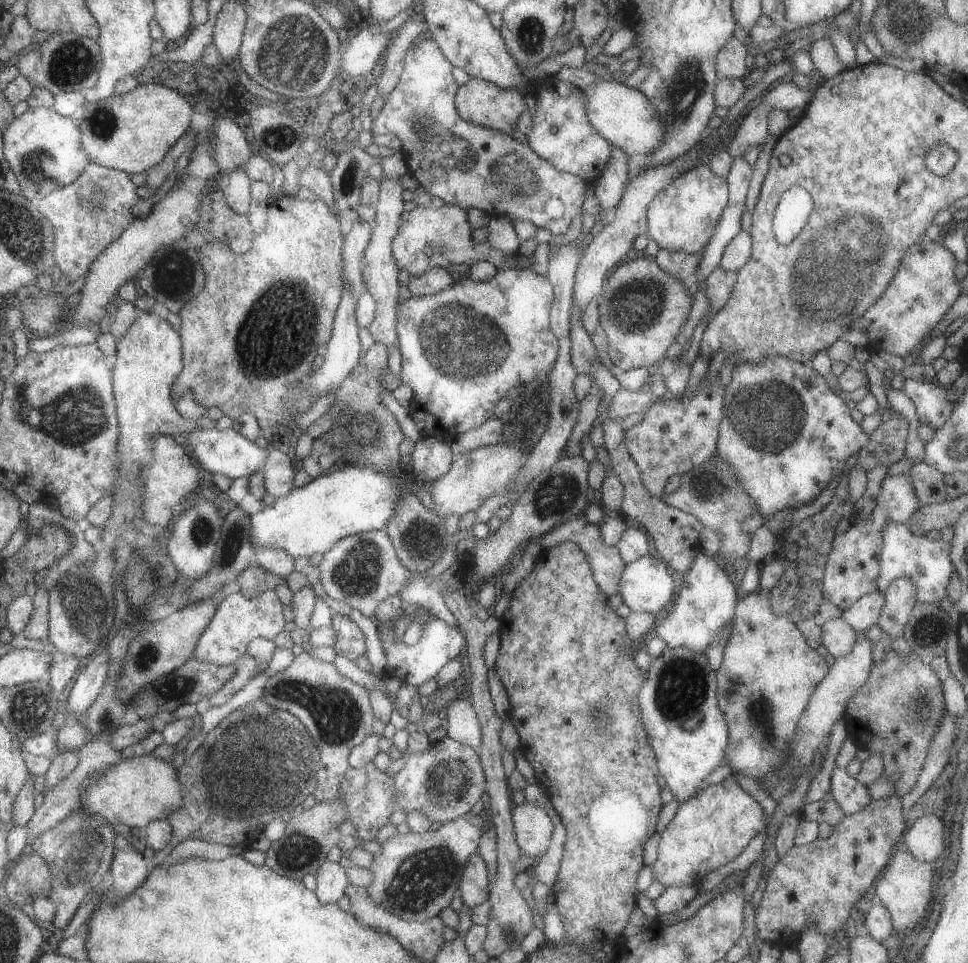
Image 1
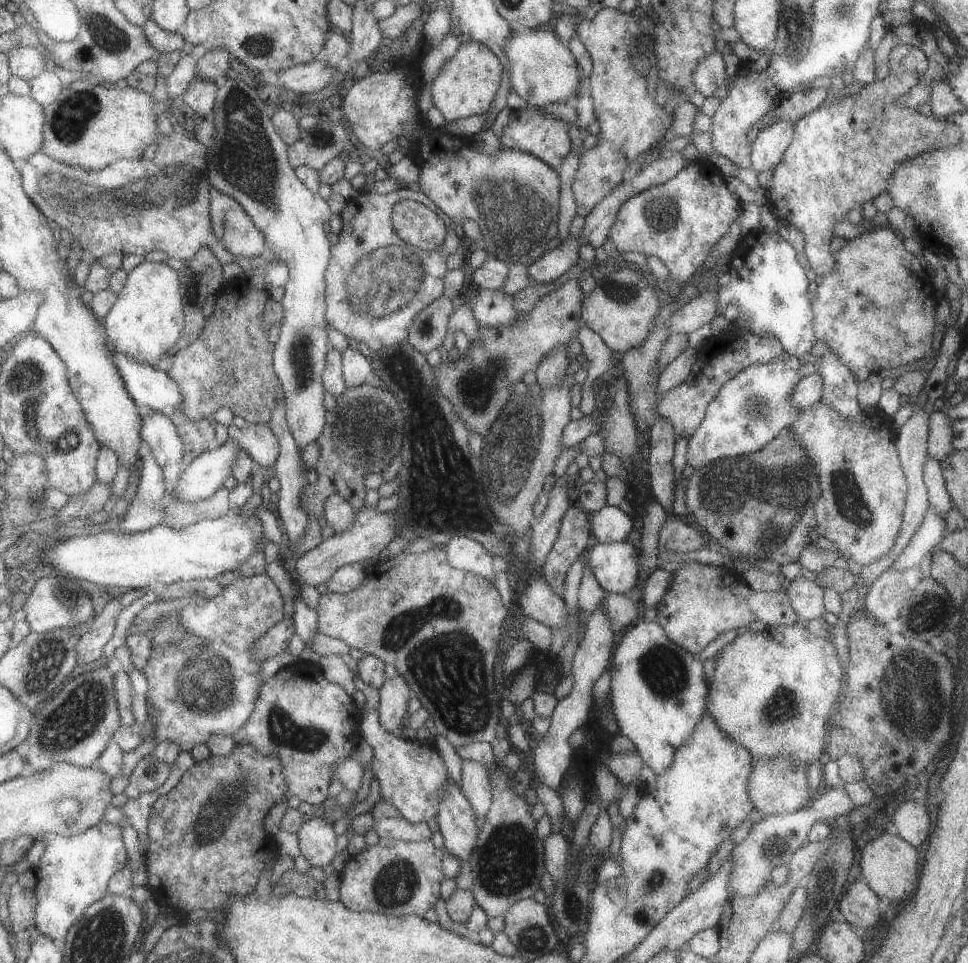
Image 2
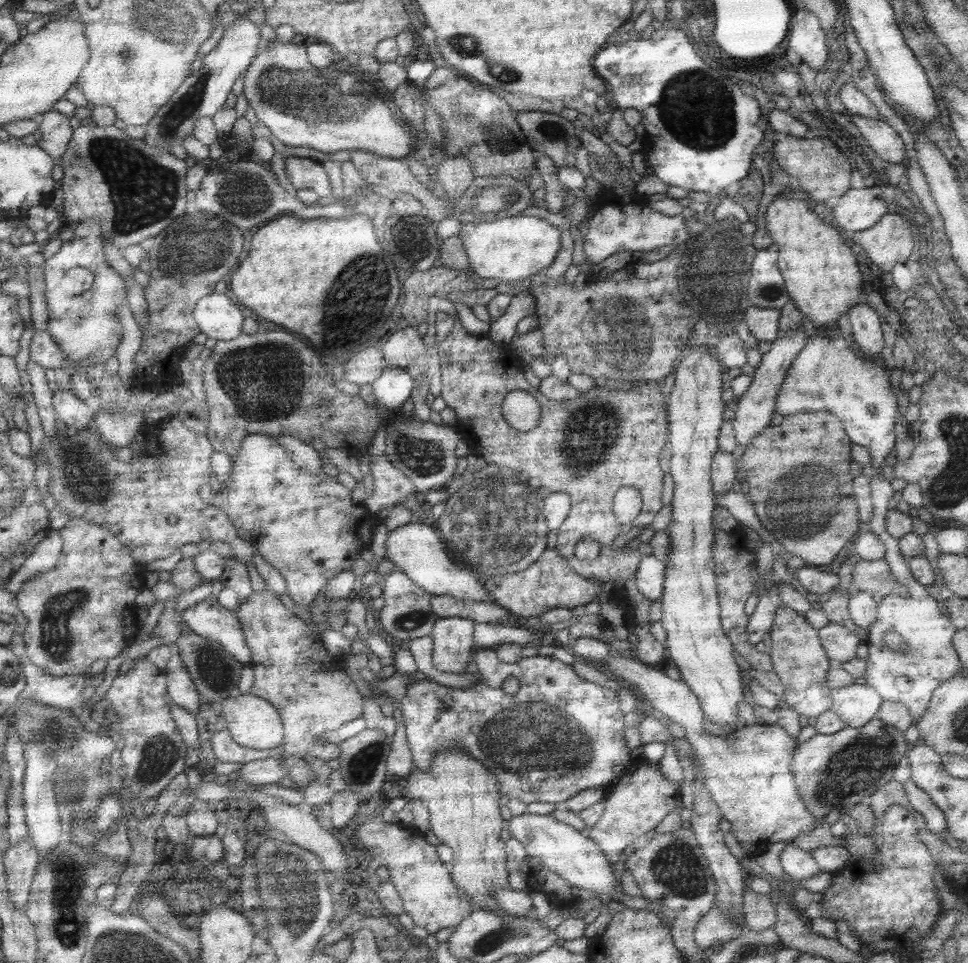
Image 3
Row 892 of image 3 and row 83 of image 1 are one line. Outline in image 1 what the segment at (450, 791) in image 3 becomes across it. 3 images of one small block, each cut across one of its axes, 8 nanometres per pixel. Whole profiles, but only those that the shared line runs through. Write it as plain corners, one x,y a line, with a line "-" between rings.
471,78
463,86
459,86
455,94
455,110
461,120
473,126
481,126
481,128
511,136
511,132
517,132
517,122
525,114
527,106
523,104
523,94
519,94
517,90
505,90
505,88
499,88
497,84

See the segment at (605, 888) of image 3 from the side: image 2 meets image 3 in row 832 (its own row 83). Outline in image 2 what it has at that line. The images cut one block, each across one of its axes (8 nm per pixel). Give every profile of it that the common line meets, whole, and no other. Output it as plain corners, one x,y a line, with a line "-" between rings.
551,26
529,30
523,34
513,32
509,40
505,40
503,54
509,60
511,90
517,92
527,102
527,106
543,108
551,104
569,104
571,100
575,100
581,88
581,72
567,44
563,44
553,34

